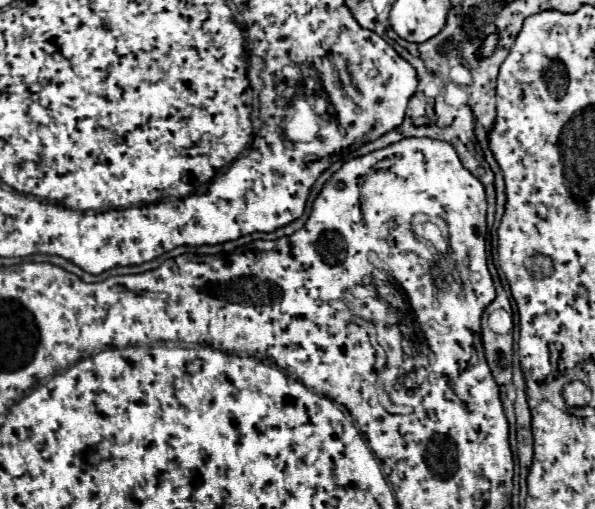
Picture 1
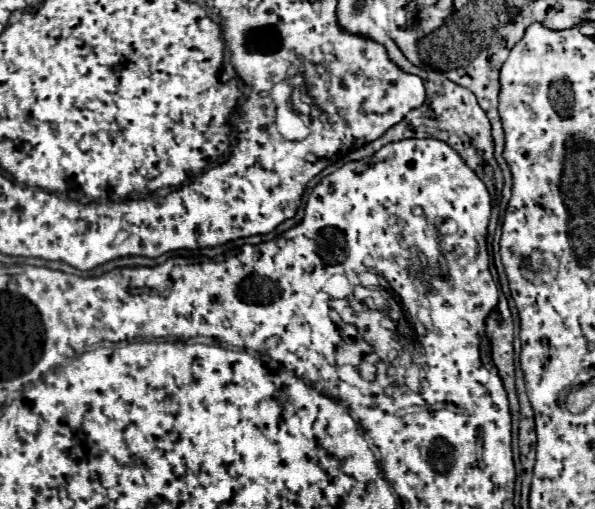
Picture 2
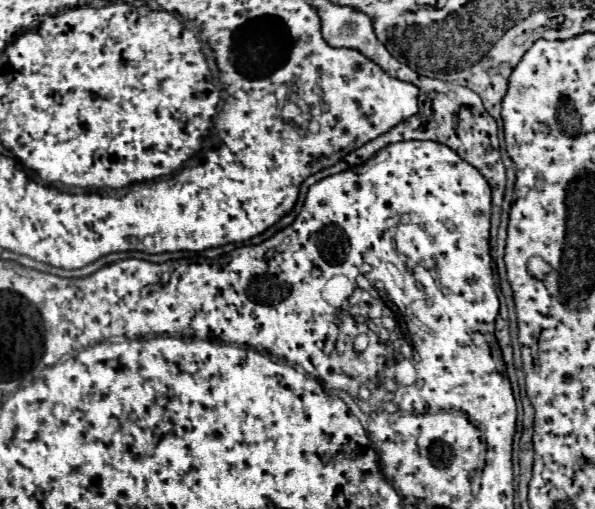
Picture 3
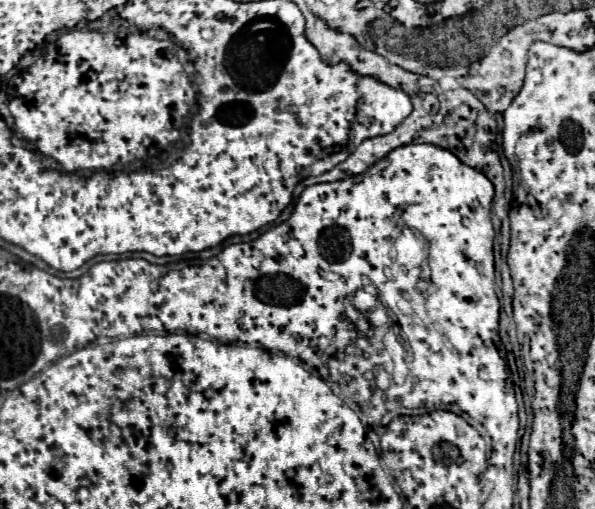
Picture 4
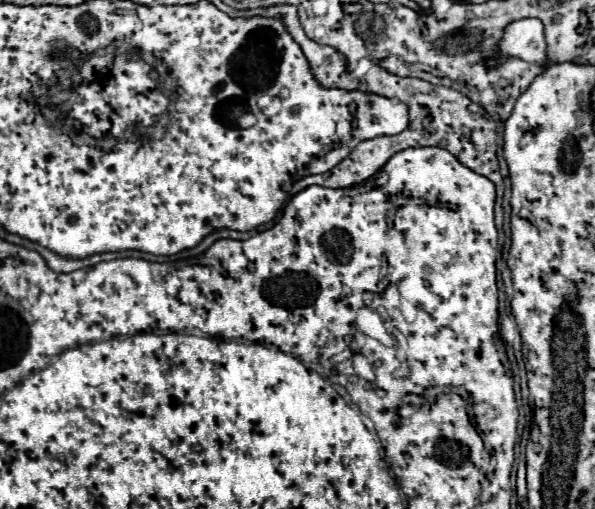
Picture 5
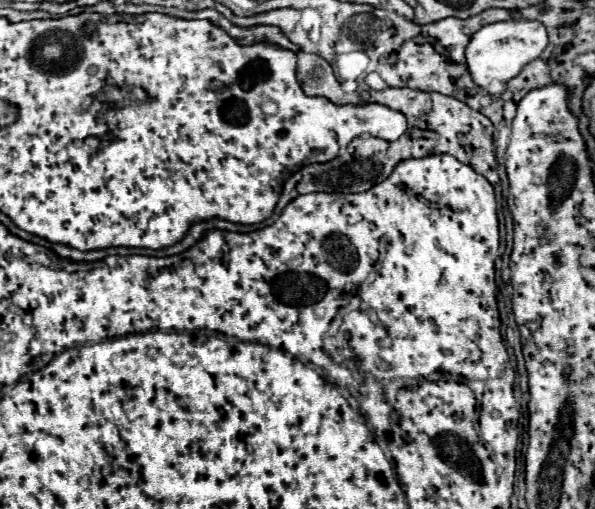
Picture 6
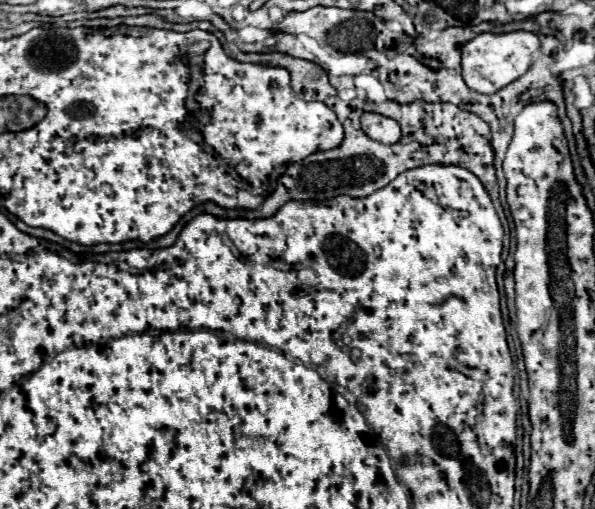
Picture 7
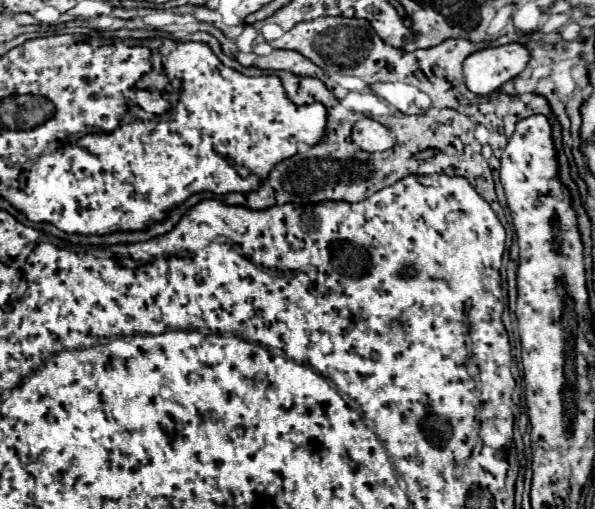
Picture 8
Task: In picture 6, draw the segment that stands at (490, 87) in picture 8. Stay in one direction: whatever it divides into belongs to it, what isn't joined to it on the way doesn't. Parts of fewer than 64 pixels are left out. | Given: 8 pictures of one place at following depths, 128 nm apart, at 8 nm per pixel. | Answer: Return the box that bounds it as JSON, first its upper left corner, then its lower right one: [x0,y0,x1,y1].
[466,20,548,88]

